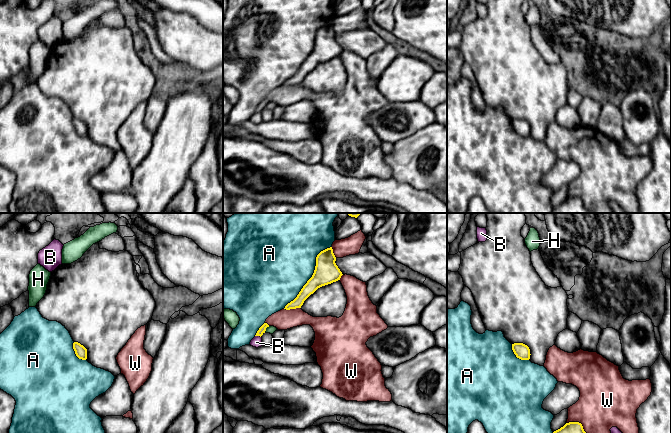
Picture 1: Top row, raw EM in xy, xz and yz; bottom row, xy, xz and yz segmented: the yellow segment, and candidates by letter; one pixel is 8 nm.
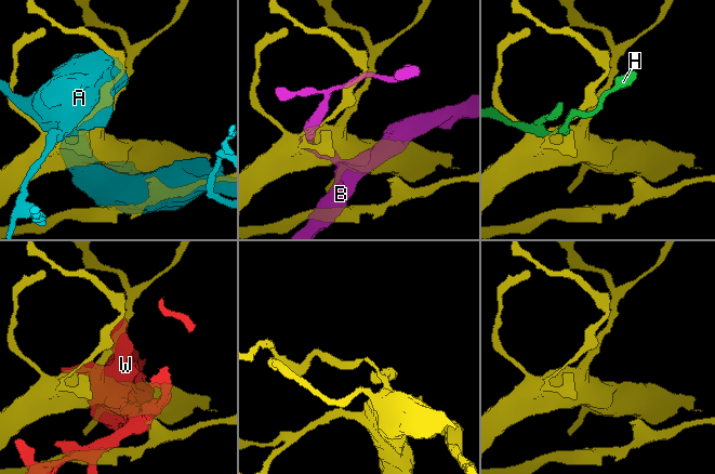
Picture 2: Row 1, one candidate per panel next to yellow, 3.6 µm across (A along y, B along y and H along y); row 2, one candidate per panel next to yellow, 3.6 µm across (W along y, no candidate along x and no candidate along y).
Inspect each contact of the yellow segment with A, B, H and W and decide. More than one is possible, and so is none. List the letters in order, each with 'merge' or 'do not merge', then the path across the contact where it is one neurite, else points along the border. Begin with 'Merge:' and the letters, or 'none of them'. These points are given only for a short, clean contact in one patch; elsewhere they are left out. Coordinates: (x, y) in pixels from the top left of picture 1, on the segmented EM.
Merge: none of them
A: do not merge
B: do not merge
H: do not merge
W: do not merge

